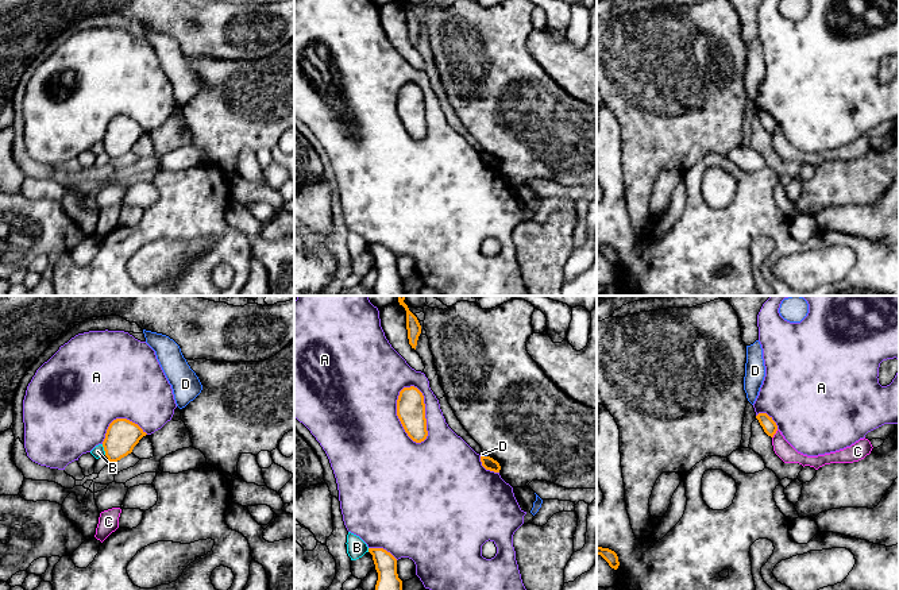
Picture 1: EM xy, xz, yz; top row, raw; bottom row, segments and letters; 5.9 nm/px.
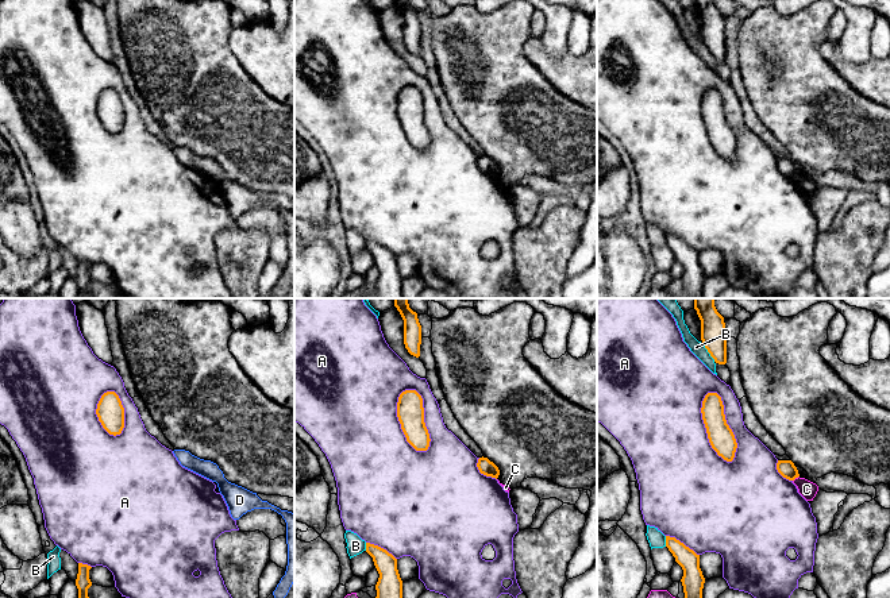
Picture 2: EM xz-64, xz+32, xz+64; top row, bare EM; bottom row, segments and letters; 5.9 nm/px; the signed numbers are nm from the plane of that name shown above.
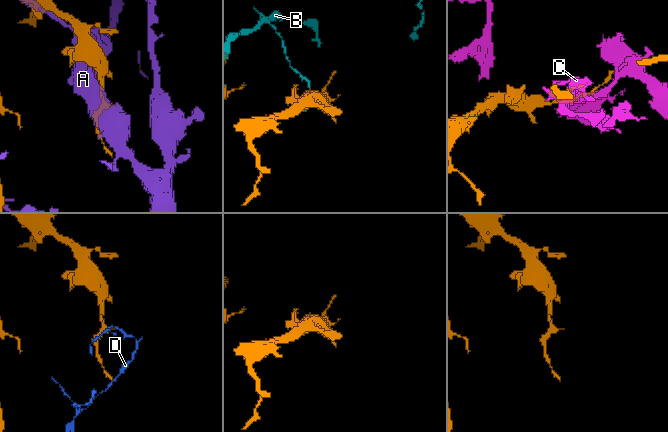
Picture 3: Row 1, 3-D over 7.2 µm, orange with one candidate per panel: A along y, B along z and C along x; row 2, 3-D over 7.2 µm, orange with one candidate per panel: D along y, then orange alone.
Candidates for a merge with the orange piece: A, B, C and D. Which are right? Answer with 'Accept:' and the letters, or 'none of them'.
Accept: none of them

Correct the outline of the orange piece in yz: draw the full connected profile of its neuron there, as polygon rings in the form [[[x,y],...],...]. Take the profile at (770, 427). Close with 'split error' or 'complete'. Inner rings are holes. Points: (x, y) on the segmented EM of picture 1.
[[[759,413],[756,416],[756,419],[759,420],[760,425],[763,427],[764,432],[773,437],[773,435],[778,431],[778,425],[776,423],[772,420],[772,417],[769,417],[767,413]]] | complete

